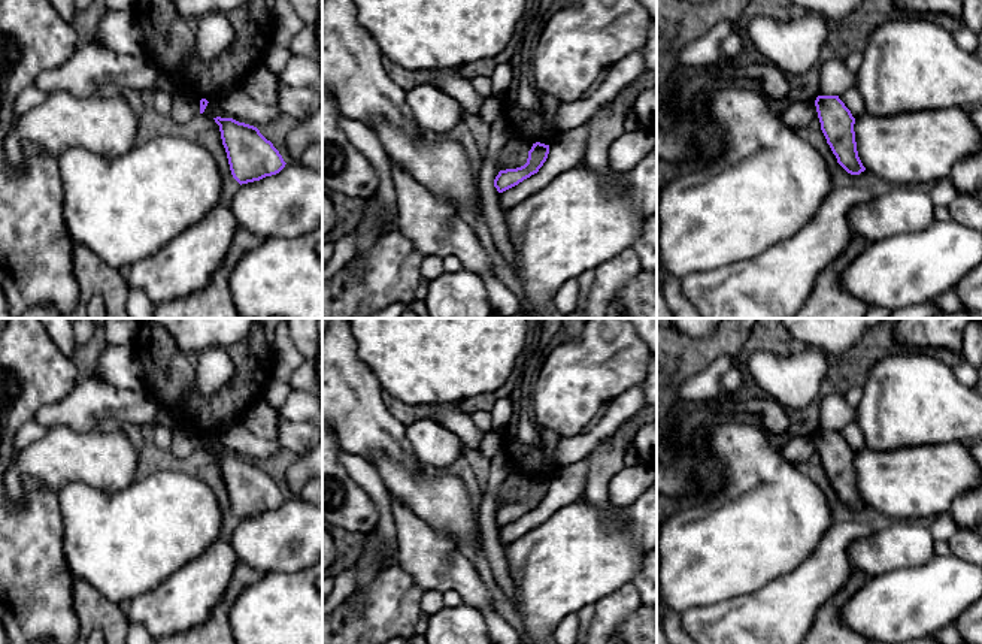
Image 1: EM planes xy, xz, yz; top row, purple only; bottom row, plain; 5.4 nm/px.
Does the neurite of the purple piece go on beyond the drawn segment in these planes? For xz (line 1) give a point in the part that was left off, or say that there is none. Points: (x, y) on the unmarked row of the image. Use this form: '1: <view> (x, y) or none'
1: none

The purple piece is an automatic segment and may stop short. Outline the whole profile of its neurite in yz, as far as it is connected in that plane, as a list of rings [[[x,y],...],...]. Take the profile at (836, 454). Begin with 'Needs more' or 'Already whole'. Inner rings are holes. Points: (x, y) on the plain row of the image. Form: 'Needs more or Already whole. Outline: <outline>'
Already whole. Outline: [[[818,430],[815,435],[821,465],[837,498],[851,510],[866,505],[855,477],[855,453],[839,430]]]

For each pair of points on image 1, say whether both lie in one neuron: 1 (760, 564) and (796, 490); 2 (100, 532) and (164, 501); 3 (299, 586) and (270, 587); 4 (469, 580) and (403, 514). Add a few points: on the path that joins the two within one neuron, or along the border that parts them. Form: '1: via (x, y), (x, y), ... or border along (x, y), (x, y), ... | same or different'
1: via (760, 546), (760, 541), (787, 514), (787, 508) | same
2: via (117, 532), (133, 532), (148, 517) | same
3: via (291, 587), (278, 587) | same
4: via (451, 567), (417, 532) | same

